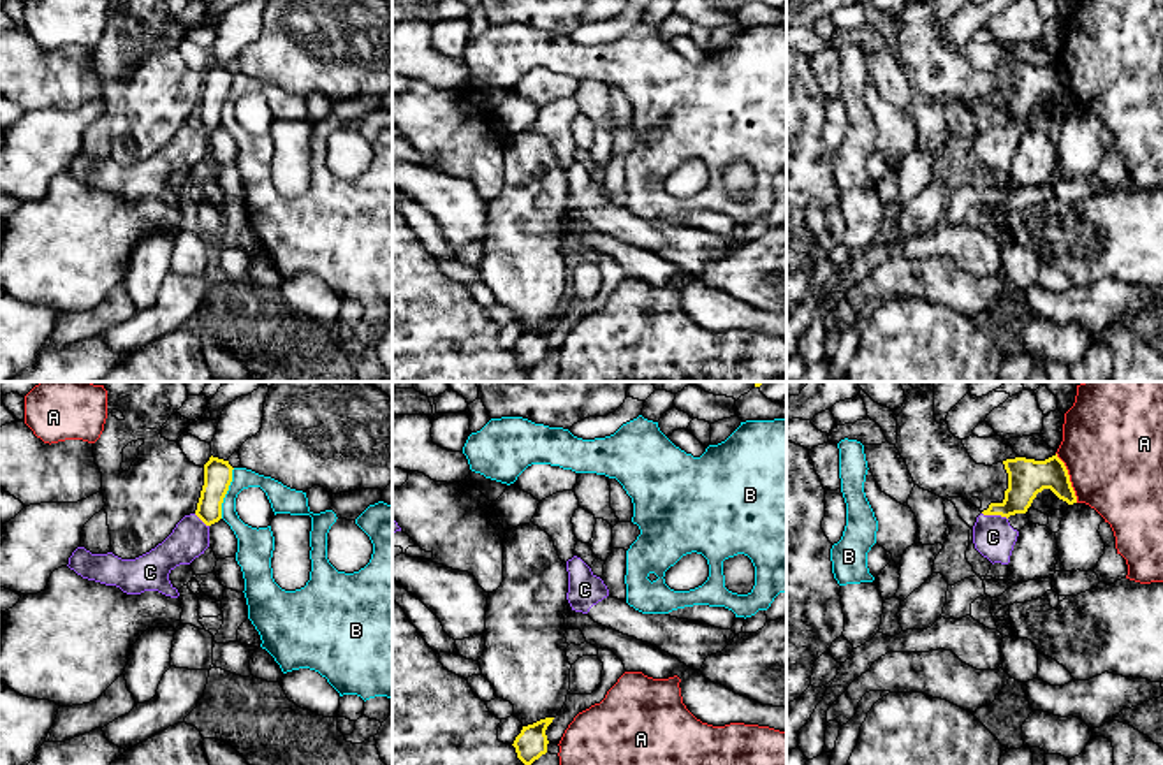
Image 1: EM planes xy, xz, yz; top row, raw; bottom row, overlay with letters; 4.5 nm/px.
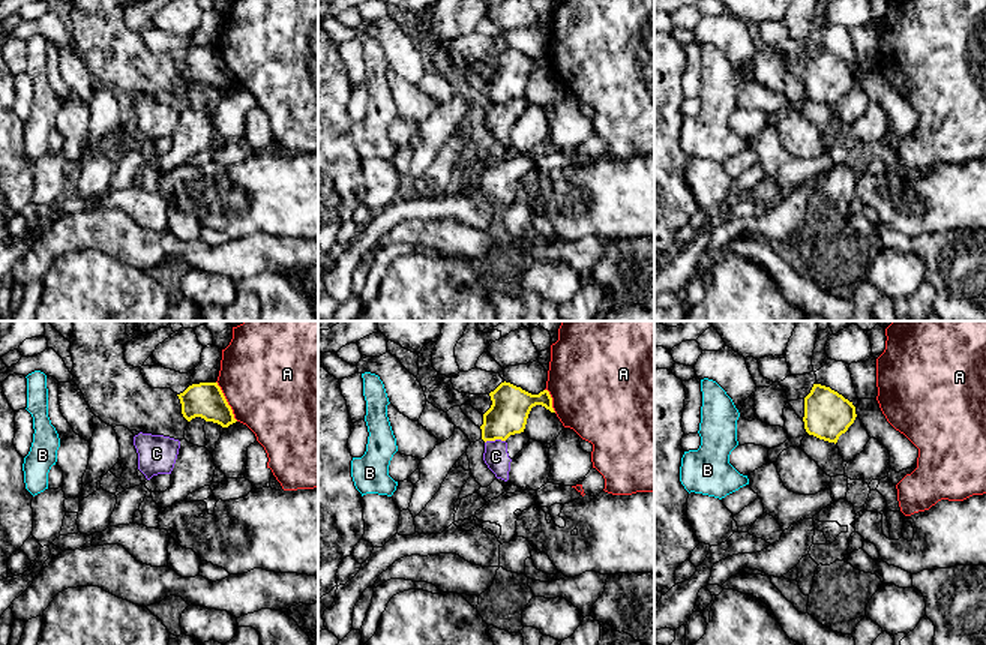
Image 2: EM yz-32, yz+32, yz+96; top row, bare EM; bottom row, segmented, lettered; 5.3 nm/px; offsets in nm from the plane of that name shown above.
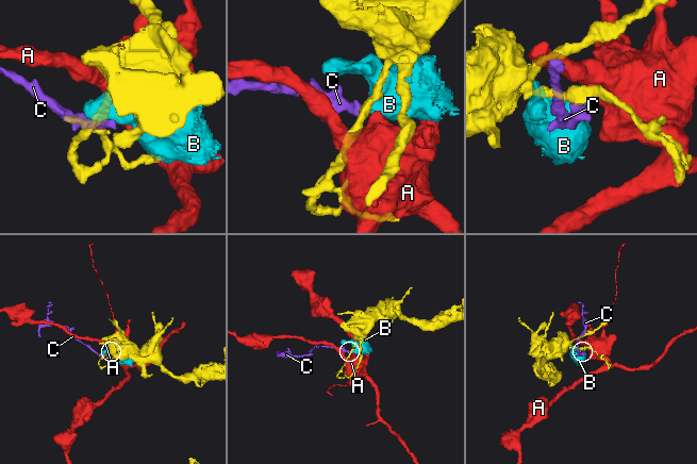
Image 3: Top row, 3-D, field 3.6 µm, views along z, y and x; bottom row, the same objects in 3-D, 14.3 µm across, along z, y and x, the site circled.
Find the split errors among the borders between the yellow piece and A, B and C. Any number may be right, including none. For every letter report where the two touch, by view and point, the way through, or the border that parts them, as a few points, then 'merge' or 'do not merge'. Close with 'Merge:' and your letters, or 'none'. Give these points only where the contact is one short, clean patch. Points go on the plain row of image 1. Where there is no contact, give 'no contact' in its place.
A: contact yz (1068, 83); do not merge
B: contact xy (226, 99); border xy (234, 74), (220, 123); do not merge
C: contact yz (994, 120); border yz (982, 118), (1007, 125); do not merge
Merge: none

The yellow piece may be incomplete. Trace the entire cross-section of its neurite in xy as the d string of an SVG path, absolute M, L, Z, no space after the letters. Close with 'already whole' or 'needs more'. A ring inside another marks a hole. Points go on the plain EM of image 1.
M209 63L204 70L204 91L197 109L195 121L211 132L222 125L222 109L232 88L232 72L229 67Z; already whole

